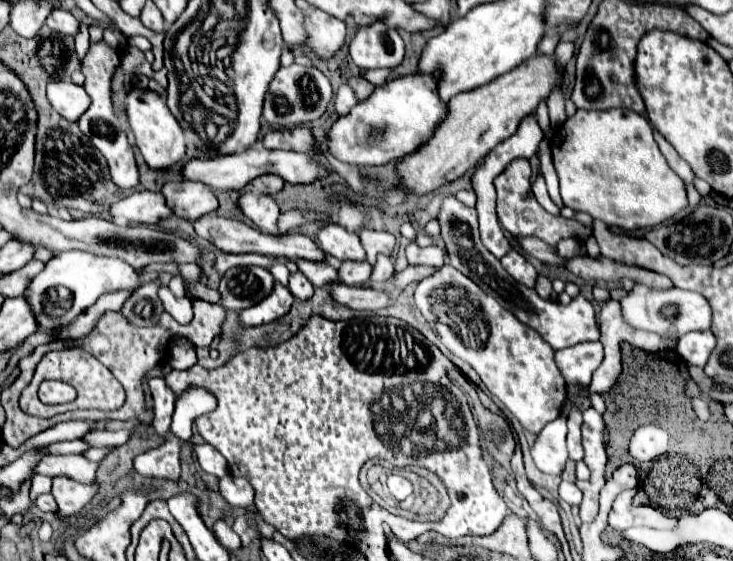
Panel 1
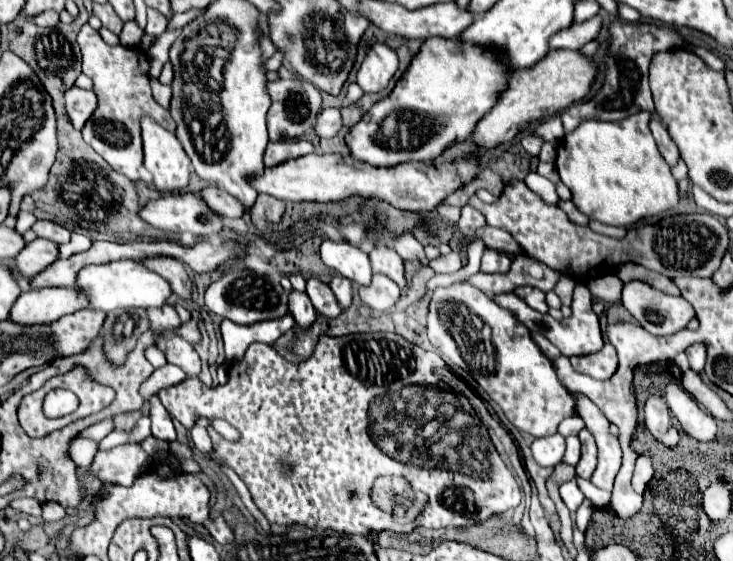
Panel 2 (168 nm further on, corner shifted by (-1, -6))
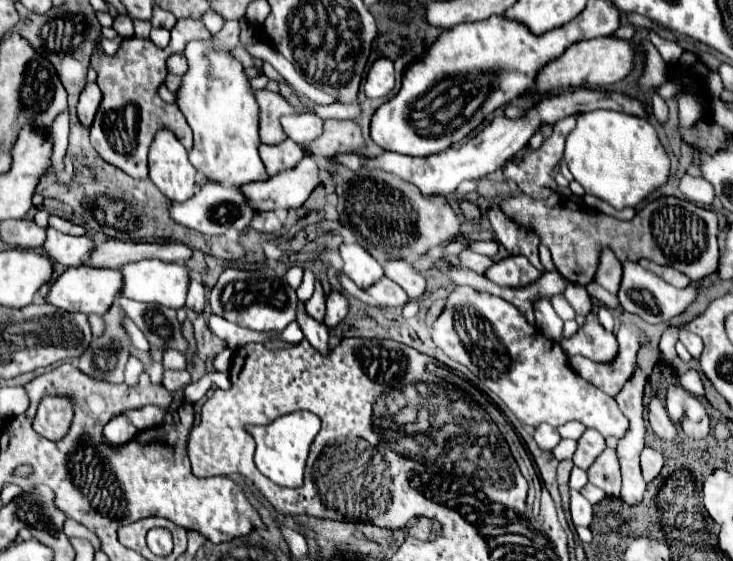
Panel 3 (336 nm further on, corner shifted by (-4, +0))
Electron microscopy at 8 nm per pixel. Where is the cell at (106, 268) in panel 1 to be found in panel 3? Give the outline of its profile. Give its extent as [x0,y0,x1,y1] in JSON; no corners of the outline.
[119,259,189,309]

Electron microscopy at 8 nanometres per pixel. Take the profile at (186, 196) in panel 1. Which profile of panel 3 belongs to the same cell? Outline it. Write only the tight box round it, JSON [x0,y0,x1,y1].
[239,157,319,211]

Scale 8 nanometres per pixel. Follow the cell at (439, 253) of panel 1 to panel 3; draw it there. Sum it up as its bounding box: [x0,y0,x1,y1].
[457,249,493,273]

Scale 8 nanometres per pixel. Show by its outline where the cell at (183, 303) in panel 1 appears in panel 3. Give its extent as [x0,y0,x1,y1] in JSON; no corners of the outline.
[119,299,189,361]

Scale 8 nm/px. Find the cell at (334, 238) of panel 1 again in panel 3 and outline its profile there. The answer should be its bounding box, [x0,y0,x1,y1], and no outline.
[339,243,383,289]

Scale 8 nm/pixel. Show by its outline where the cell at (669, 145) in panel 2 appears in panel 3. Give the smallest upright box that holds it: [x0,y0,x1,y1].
[653,93,667,125]

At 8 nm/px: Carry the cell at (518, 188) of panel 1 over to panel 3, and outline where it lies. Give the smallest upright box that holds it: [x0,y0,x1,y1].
[499,191,717,285]

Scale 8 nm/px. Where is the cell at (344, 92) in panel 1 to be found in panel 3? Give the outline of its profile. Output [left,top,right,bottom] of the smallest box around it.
[281,113,325,145]

